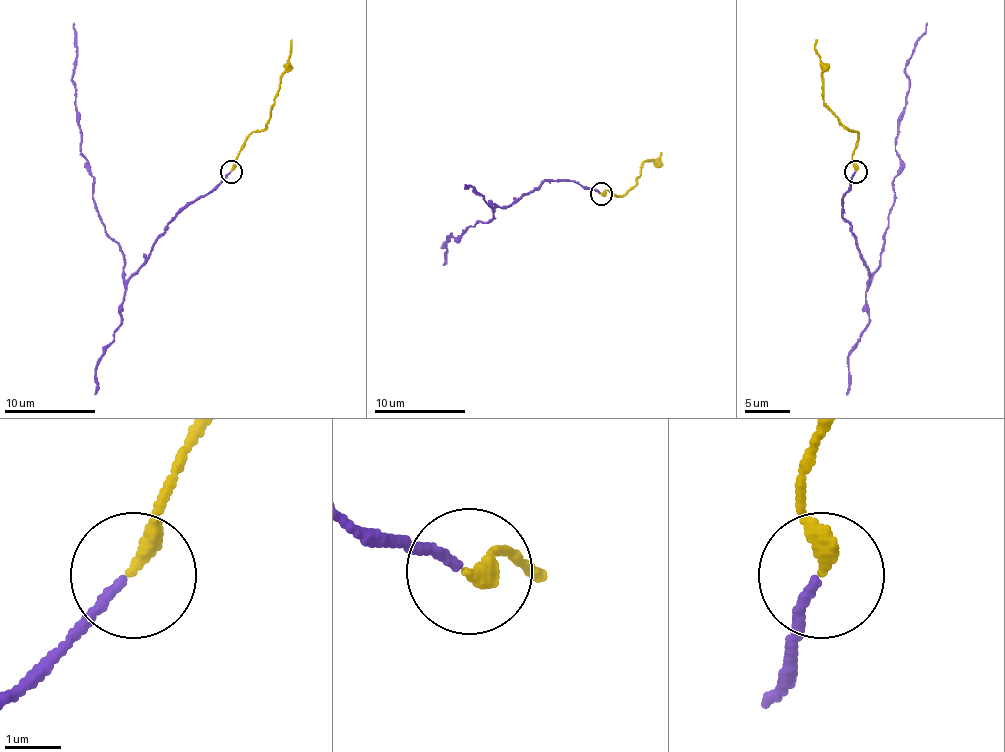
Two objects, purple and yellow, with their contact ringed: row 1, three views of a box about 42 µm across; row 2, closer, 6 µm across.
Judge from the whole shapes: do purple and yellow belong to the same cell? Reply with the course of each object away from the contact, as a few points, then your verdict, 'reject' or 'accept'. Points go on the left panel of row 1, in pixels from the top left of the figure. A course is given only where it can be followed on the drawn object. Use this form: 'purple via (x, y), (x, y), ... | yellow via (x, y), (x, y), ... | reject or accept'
purple via (230, 172), (176, 215), (126, 279), (121, 247), (105, 231), (94, 204), (94, 177), (80, 152), (73, 22) | yellow via (230, 172), (240, 147), (253, 131), (265, 127), (292, 40) | accept

